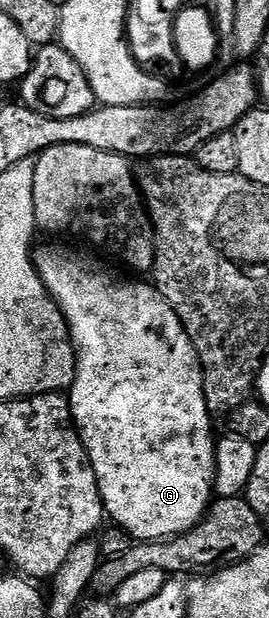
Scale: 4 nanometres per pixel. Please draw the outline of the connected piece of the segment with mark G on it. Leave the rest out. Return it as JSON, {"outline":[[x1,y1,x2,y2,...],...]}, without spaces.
{"outline":[[61,244,65,246,41,246,38,245,33,252,33,263,35,268,39,272,39,276,43,280,43,284,47,288,47,292,57,302,58,308,63,312,63,316,67,320,69,325,69,335,73,337,73,350,77,354,77,371,75,372,75,380,73,385,69,387,67,391,67,397,69,399,69,409,73,411,73,424,77,427,78,434,81,435,81,443,85,446,87,456,91,460,93,465,93,471,97,477,97,487,101,493,101,502,105,506,105,513,108,515,118,527,121,527,129,534,129,537,137,542,164,542,166,540,176,540,186,534,189,531,194,530,197,523,205,517,206,510,211,505,211,499,214,497,213,492,213,473,215,472,215,452,217,451,215,445,215,427,213,421,209,419,209,409,207,408,207,400,205,399,205,372,201,369,201,357,197,355,197,349,193,347,193,342,187,336,187,332,183,328,183,324,179,320,179,316,175,316,175,312,171,308,171,304,167,304,167,300,161,295,156,285,150,284,148,281,145,282,128,282,125,278,120,278,117,274,112,274,103,263,100,262,100,257,94,256,92,253,84,254,81,250,72,250,72,245]]}

